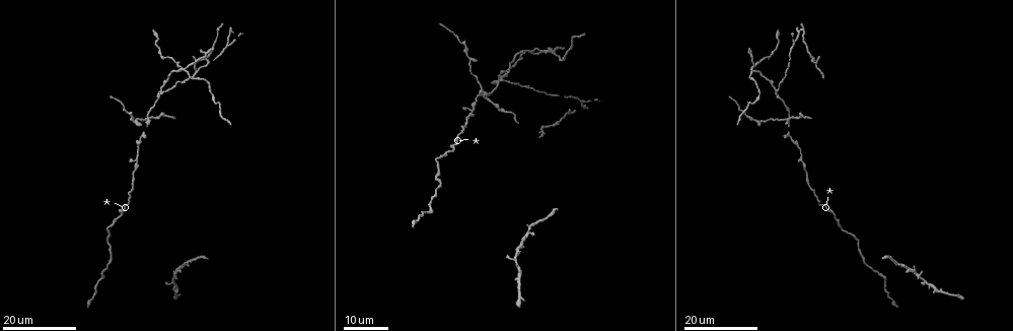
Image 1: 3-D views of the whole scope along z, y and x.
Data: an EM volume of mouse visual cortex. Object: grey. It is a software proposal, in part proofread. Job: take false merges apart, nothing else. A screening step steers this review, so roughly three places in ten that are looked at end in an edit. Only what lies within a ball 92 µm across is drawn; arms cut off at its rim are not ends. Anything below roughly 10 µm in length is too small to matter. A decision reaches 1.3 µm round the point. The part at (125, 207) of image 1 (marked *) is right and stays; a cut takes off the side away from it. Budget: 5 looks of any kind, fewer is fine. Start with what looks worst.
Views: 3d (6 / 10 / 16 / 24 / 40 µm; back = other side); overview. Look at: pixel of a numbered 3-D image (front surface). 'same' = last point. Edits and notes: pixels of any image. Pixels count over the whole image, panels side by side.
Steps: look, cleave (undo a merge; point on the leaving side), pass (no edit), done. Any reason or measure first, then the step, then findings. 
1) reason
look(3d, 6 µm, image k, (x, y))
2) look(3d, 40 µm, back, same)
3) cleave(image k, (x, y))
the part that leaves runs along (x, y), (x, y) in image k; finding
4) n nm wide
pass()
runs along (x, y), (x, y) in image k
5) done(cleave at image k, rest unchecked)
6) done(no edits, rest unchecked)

four-way junction
look(3d, 16 µm, image 1, (180, 67))

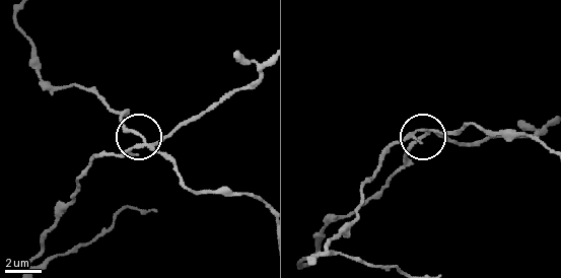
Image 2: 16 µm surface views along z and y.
look(3d, 10 µm, image 2, (142, 141))

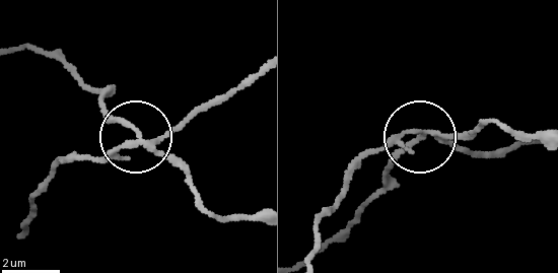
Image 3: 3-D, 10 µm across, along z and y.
4 arms
cleave(image 3, (112, 118))
the part that leaves runs along (148, 144), (175, 163), (204, 207), (233, 221), (255, 221) in image 3; a second cell is stuck on

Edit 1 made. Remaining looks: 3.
three arms meet
look(3d, 16 µm, image 1, (163, 92))

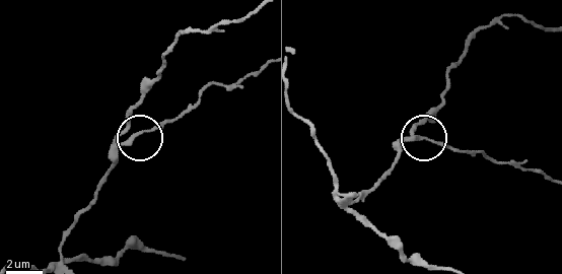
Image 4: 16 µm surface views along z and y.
look(3d, 6 µm, image 4, (418, 137))

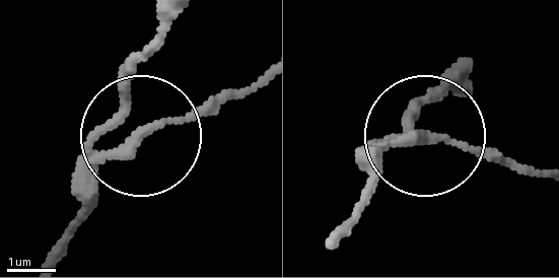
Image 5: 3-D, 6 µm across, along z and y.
look(3d, 6 µm, back, image 5, (138, 136))

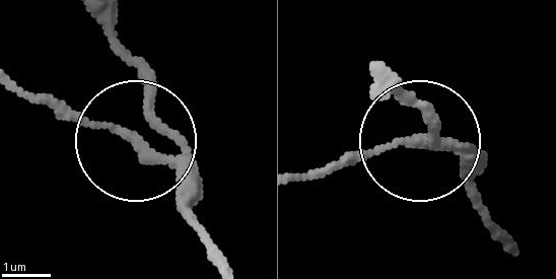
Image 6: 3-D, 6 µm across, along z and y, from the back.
210 nm wide
pass()
runs along (224, 256), (168, 158), (136, 142), (144, 85), (120, 17) in image 6; continuous, no second cell

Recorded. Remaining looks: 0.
done(cleave at image 3, rest unchecked)

